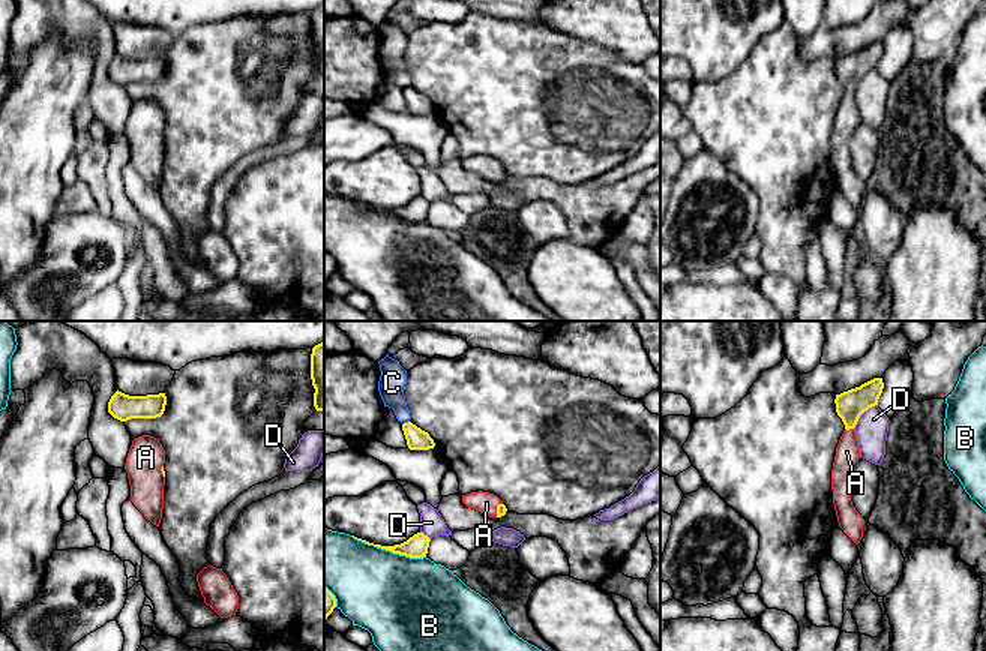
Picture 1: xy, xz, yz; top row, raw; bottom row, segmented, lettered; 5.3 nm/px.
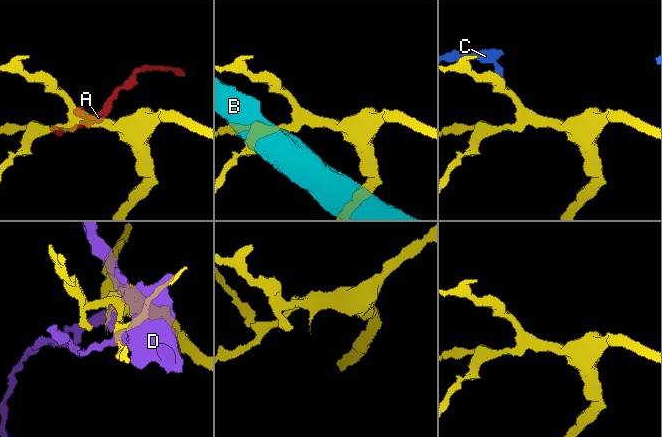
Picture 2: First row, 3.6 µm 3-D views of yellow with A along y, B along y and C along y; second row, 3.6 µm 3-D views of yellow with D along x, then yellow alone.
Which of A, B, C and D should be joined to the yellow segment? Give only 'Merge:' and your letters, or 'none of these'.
Merge: A

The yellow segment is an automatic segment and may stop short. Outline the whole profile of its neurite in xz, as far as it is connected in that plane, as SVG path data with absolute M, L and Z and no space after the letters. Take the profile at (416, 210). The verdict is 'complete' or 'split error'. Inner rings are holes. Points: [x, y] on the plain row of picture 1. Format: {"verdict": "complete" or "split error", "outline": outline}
{"verdict": "complete", "outline": "M417 196L401 208L395 208L395 210L374 208L374 210L410 222L423 222L428 218L429 206L431 202L428 200L425 200L423 196Z"}

